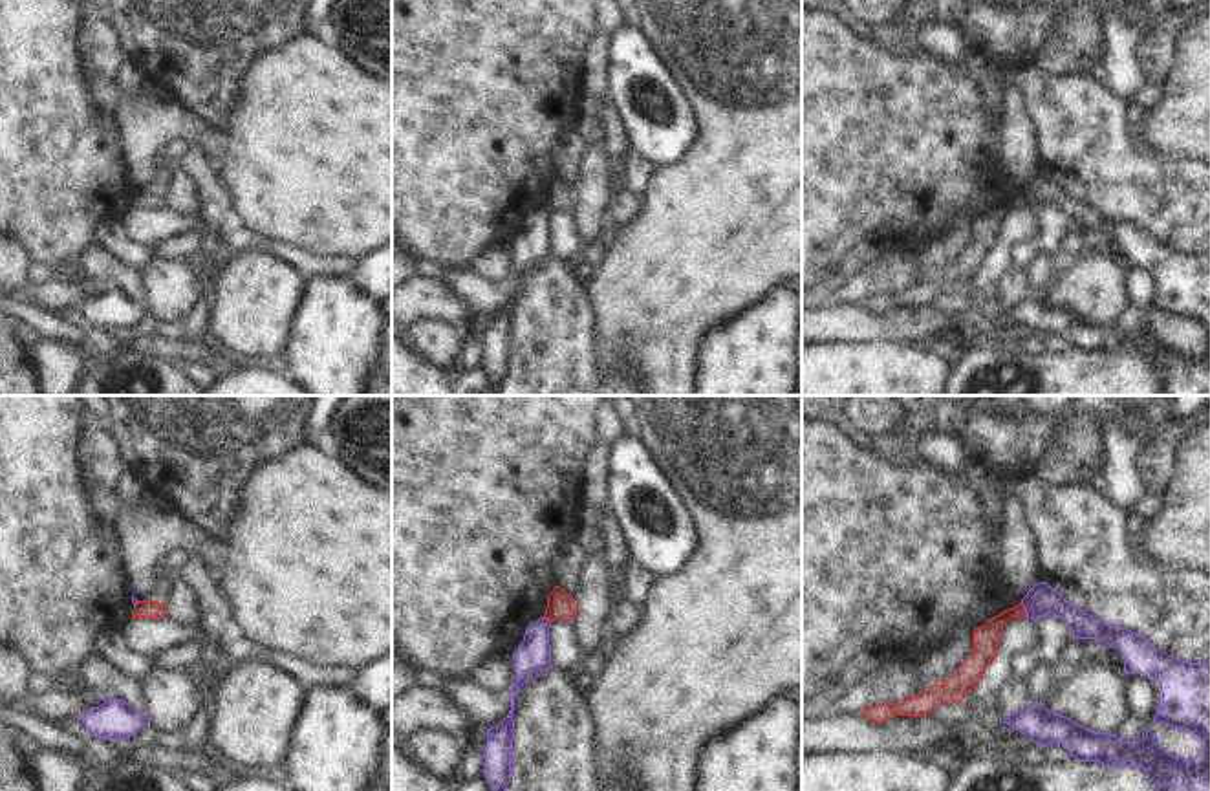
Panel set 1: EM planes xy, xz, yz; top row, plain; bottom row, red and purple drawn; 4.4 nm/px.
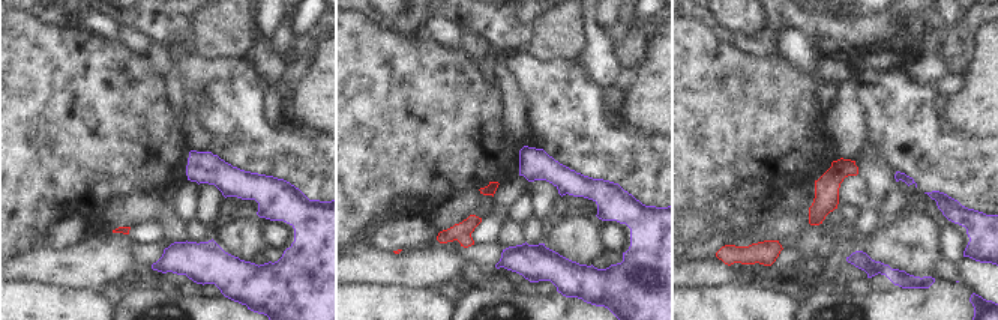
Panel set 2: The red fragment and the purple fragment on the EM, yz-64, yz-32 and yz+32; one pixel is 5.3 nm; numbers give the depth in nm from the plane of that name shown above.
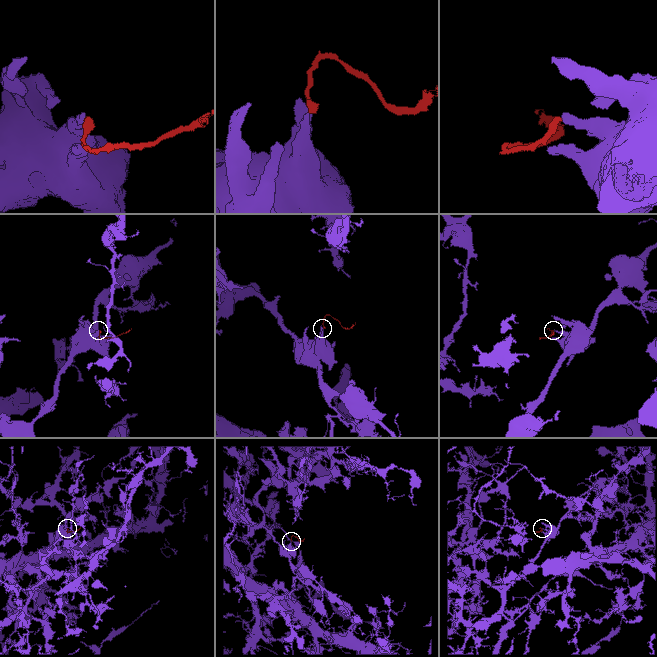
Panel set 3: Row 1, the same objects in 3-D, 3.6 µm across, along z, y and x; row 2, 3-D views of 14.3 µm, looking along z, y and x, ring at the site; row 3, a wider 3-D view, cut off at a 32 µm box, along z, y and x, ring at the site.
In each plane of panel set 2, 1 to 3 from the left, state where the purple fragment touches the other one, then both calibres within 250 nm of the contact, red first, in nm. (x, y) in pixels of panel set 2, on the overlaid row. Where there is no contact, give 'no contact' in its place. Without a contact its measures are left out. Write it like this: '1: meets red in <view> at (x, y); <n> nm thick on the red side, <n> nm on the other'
1: no contact
2: no contact
3: no contact

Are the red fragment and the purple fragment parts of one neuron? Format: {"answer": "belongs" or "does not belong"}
{"answer": "does not belong"}

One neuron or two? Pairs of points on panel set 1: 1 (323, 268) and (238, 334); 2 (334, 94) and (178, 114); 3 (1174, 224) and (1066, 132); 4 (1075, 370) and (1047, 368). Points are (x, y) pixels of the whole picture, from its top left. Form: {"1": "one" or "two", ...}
{"1": "two", "2": "one", "3": "one", "4": "one"}

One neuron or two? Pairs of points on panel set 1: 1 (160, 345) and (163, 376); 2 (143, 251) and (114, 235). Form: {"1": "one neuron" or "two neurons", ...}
{"1": "two neurons", "2": "one neuron"}

